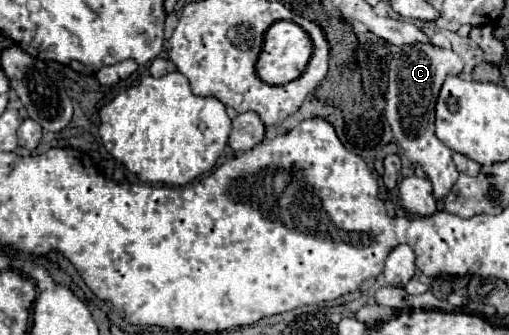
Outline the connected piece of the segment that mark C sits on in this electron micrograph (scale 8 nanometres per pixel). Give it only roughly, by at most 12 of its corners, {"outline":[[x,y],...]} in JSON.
{"outline":[[429,43],[389,63],[385,117],[443,201],[459,171],[435,135],[435,101],[463,59]]}

